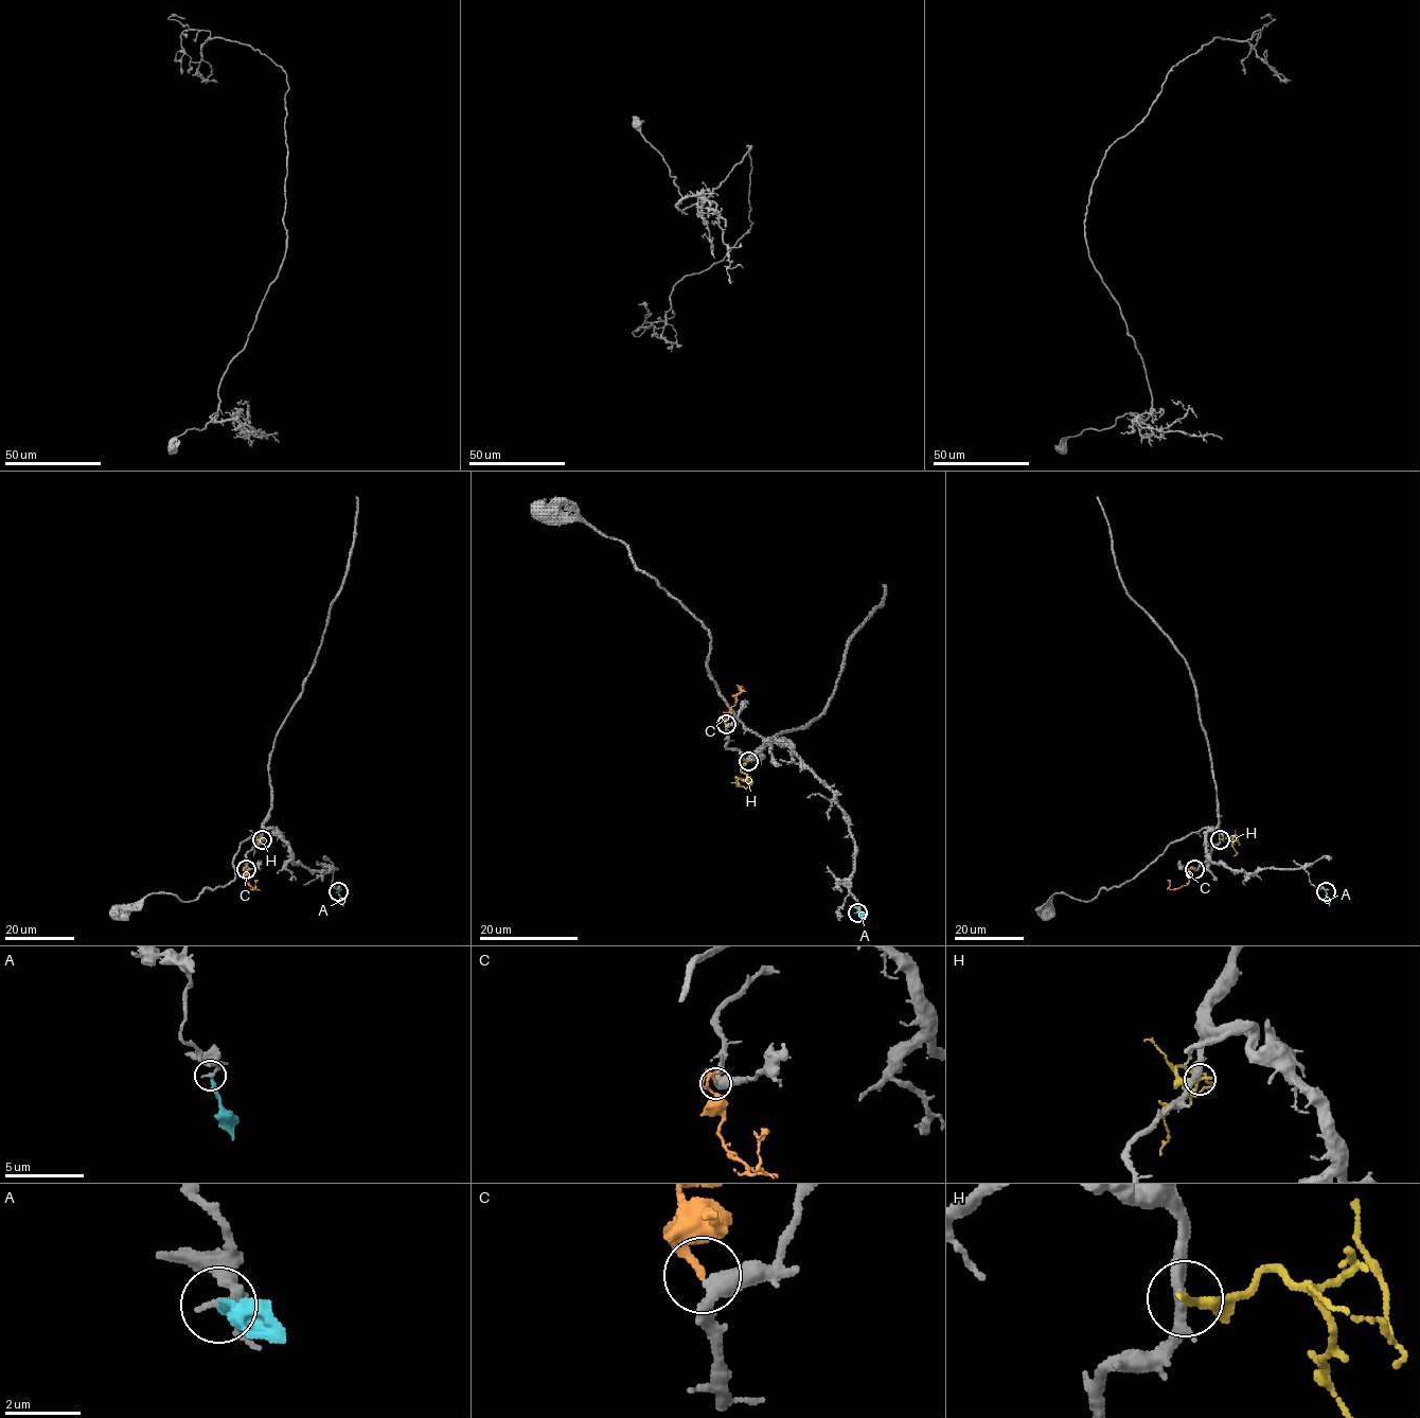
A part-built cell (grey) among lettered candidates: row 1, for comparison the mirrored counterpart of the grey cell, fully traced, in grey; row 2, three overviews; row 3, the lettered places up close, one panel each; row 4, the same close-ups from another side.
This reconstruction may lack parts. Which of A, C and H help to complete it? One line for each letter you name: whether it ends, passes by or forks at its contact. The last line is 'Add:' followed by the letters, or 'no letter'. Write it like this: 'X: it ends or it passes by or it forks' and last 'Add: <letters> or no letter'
C: it ends
Add: C

